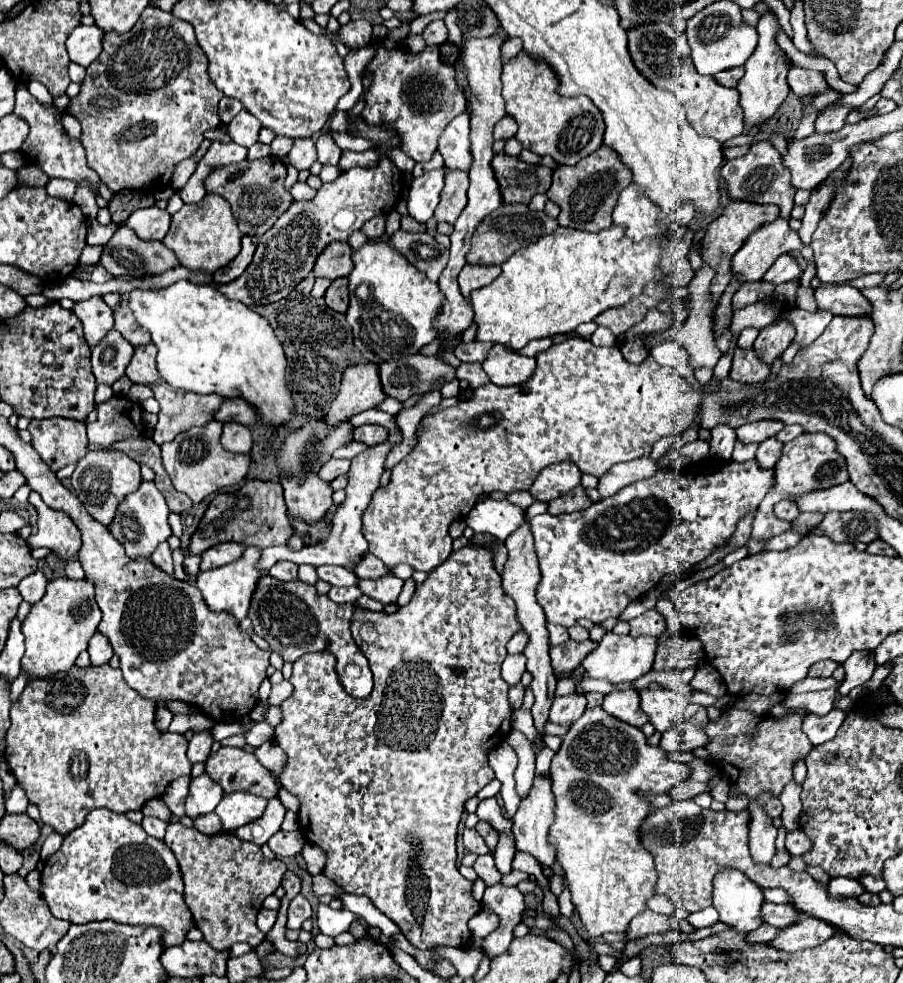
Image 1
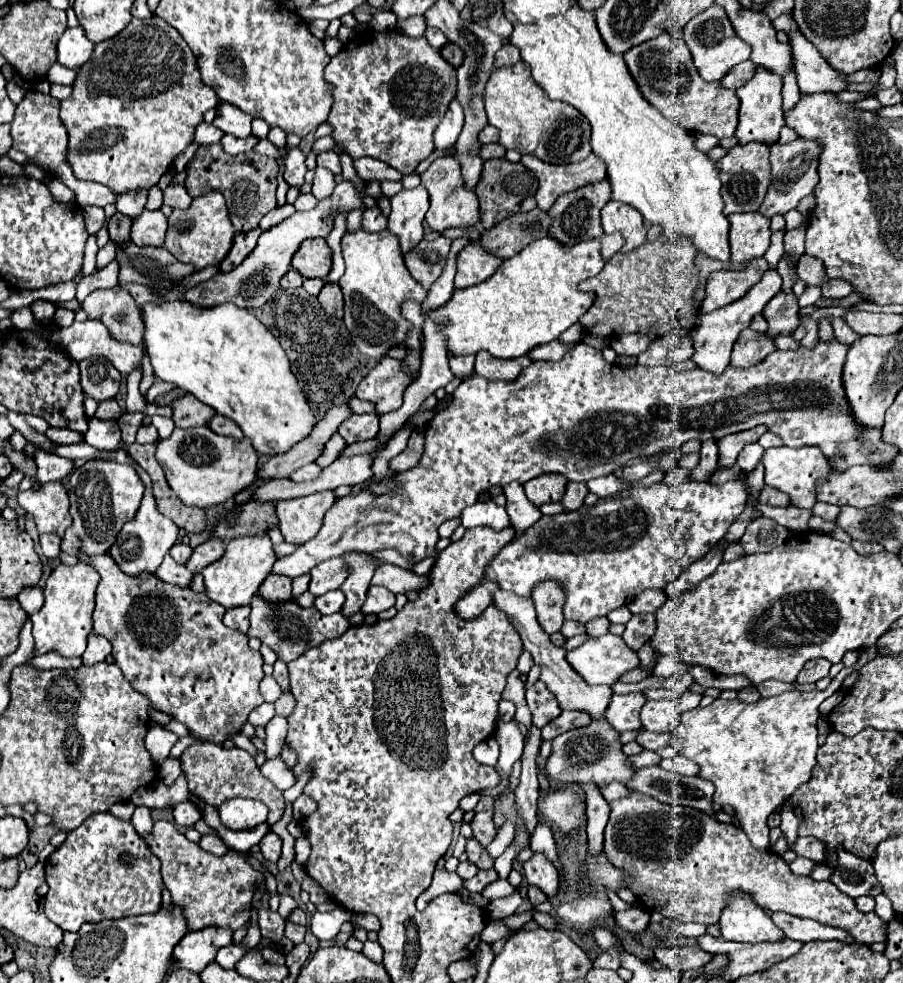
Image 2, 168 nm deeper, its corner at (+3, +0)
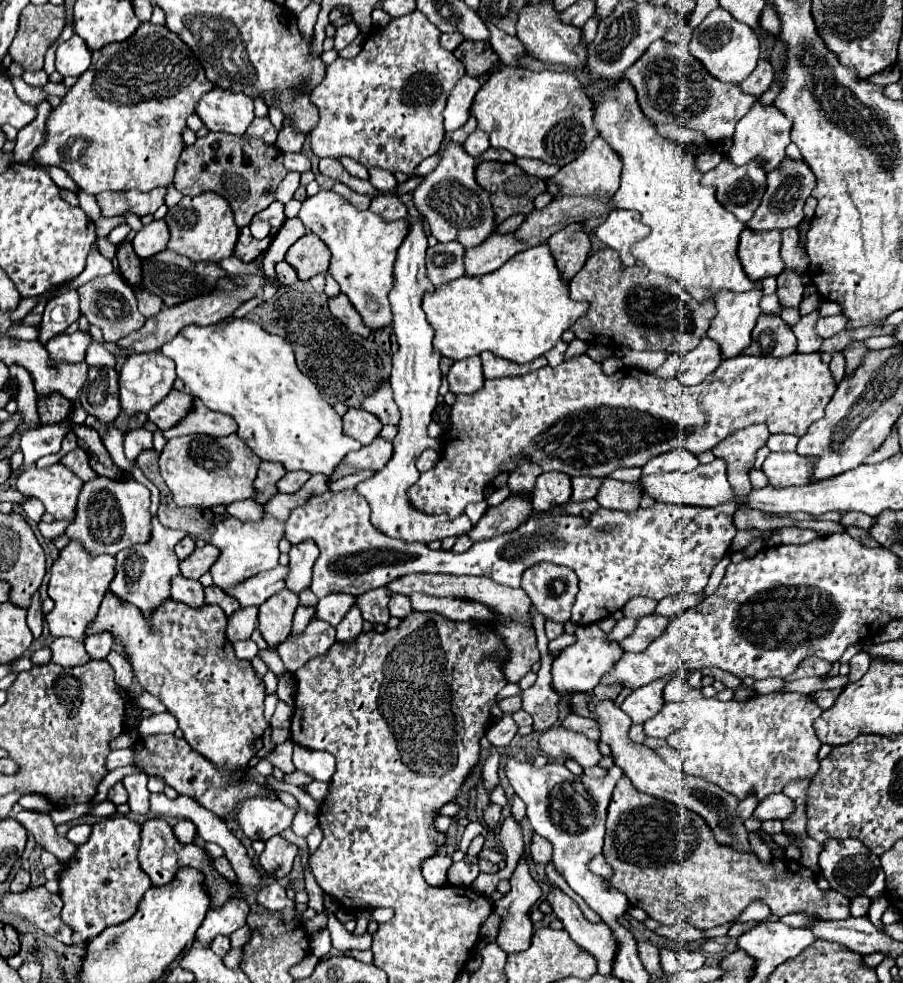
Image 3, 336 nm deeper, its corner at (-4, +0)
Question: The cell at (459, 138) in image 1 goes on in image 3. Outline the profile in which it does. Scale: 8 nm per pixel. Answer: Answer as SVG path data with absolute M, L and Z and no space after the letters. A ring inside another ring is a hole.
M463 75L459 79L459 83L451 89L451 95L447 99L447 107L443 111L445 117L445 131L455 131L459 127L463 127L469 119L469 107L473 103L475 93L479 91L479 81L475 77Z

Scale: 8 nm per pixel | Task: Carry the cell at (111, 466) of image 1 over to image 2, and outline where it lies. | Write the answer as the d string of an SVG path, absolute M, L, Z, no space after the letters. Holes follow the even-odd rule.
M86 461L82 467L70 473L70 515L74 525L66 531L62 539L62 551L68 555L78 555L82 549L88 555L106 553L116 539L122 525L134 517L140 507L144 485L138 473L130 465L120 465L112 461Z

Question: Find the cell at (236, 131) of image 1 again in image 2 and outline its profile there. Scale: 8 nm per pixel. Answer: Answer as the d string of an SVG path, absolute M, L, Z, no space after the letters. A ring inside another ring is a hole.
M222 103L218 107L218 115L214 119L214 125L218 129L222 129L224 133L230 133L234 137L248 137L250 135L250 123L252 117L236 107L232 107L230 103Z

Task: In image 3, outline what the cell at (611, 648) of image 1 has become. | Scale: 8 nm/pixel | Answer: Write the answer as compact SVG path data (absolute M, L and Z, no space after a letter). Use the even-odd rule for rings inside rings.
M579 625L575 635L577 635L577 643L559 651L559 655L553 659L553 665L551 665L551 675L553 675L551 687L559 695L591 691L599 683L601 675L611 671L611 667L623 655L623 649L617 643L605 641L605 633L597 625Z

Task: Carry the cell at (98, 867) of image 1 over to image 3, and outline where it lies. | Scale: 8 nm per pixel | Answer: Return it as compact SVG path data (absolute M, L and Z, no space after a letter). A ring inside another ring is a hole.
M123 815L103 819L93 825L89 841L79 845L75 857L65 863L59 887L59 895L65 903L61 917L83 939L93 939L105 927L127 921L151 887L149 877L143 875L137 861L141 845L139 833L141 825Z

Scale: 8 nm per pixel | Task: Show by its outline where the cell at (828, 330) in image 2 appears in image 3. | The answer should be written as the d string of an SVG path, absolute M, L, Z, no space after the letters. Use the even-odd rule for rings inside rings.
M836 352L832 355L829 368L833 374L834 381L839 384L844 376L845 359L842 352Z

